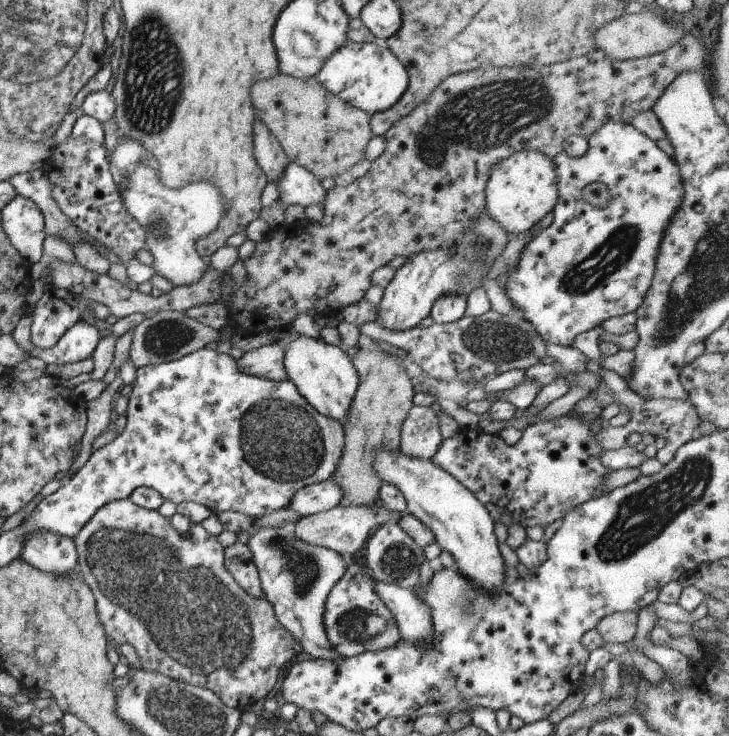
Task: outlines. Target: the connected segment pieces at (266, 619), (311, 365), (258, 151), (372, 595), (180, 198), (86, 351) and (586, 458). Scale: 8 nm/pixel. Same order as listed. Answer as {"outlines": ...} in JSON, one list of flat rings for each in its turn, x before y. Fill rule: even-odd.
{"outlines":[[[129,498,118,499,106,503,96,514,93,514,73,539,77,548,78,574,94,593,97,600,97,613,100,622,104,625,110,645,119,648,122,644,131,644,136,649,142,666,146,670,165,674,175,681,213,690,226,706,243,712,248,710,252,704,256,704,258,700,271,697,281,683,286,668,302,657,295,638,284,626,281,626,281,622,277,619,272,603,266,596,254,598,254,595,248,594,235,581,235,578,225,567,225,548,221,545,218,537,212,536,201,523,192,523,186,533,179,533,172,526,171,519,162,516,159,511,138,506]],[[295,335,284,343,284,347,288,379,296,385,297,391,319,413,344,424,359,385,358,371,346,352,326,343,322,338,304,335]],[[261,121,254,124,254,156,260,168,265,172,268,180,279,184,281,175,289,165,289,158,274,138,274,135,265,128]],[[349,562,346,572,329,592,325,604,324,626,333,649,343,657,365,652,377,653,394,647,401,634,394,615,378,596,375,578,364,565]],[[117,131,118,145,114,153,109,158,110,164,120,169,120,174,123,177,120,186,121,199,123,207,136,219,142,228,146,231,145,248,147,248,154,257,153,265,156,274,170,280,175,286,188,286,198,282,203,274,206,274,210,265,206,265,202,256,197,251,197,240,205,237,215,226,218,226,223,215,224,202,222,195,213,184,208,182,200,182,200,184,190,184,183,189,167,189,161,184,157,177,157,170,160,168,158,160,153,156,148,155,147,150,139,143,134,141,131,136,122,135]],[[80,320,62,335,56,346,43,351,41,359,46,364,72,364,86,360,96,350,100,339,94,324]],[[573,410,552,420,538,419,522,431,522,436,513,445,499,434,486,434,481,429,472,431,466,427,454,436,443,439,431,461,470,490,489,510,495,523,505,524,507,527,520,524,524,528,546,528,555,520,563,519,574,507,604,495,604,482,612,470,601,461,603,452,606,452,596,441,596,434,601,428,601,418,589,423,582,417,577,418]]]}

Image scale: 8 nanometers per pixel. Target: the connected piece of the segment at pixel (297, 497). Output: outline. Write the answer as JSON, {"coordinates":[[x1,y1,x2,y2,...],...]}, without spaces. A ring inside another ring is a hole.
{"coordinates":[[330,479,297,490,287,508,305,517,340,505,342,495,342,489]]}

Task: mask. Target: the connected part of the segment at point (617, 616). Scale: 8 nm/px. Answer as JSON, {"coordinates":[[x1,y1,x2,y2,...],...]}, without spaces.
{"coordinates":[[622,611,602,618,597,624,597,630,602,636,604,644,607,642,628,644,637,631,637,615,634,611]]}

